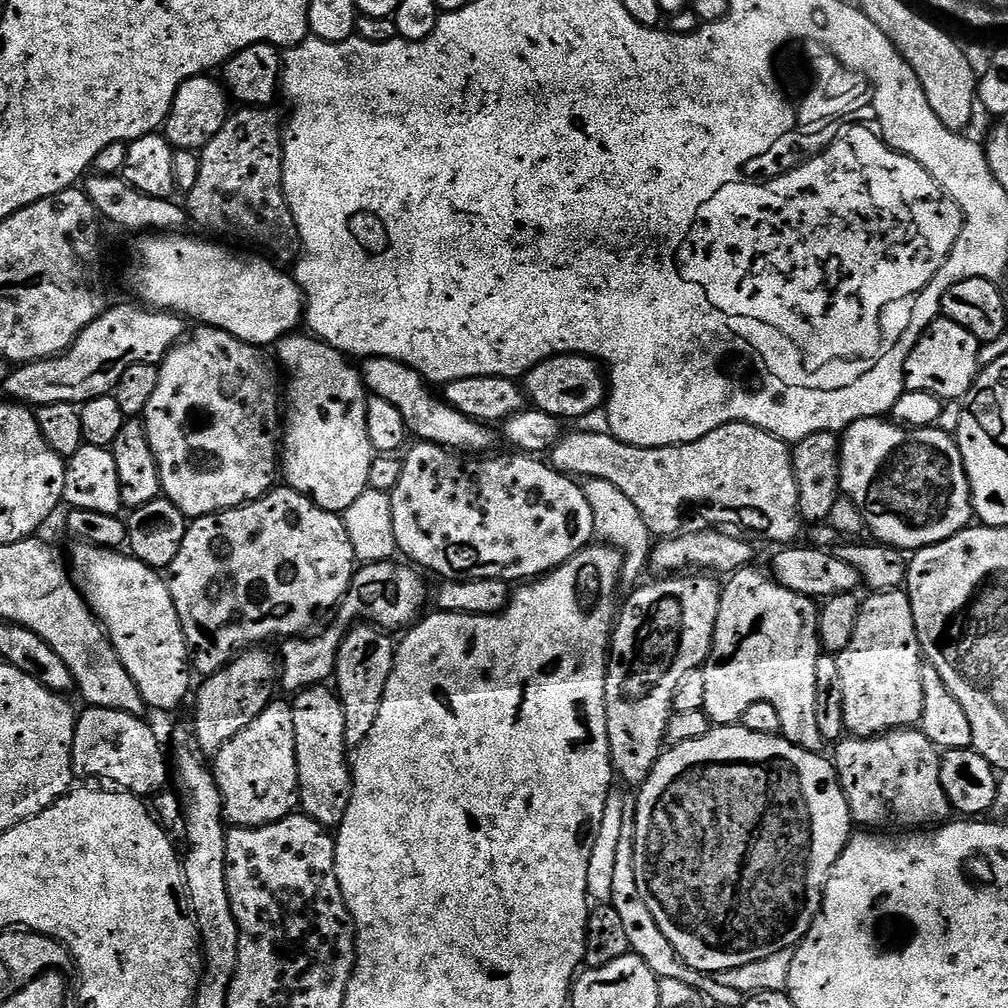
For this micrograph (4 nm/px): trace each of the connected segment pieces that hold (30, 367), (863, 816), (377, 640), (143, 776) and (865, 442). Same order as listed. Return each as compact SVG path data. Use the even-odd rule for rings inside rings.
M132 304L105 308L104 313L86 330L82 330L72 347L60 356L13 367L2 385L2 392L8 395L5 397L33 409L54 406L54 402L79 406L88 400L109 395L118 378L122 378L122 374L126 374L130 366L159 366L168 353L185 339L185 321L171 312L149 310L147 307Z
M910 727L886 732L883 736L844 738L835 748L836 776L840 780L852 819L861 829L924 830L929 826L943 825L953 815L952 804L942 790L941 749L932 744L924 732Z
M375 626L353 627L341 640L336 654L334 688L346 714L346 742L352 750L370 734L370 726L374 726L374 718L378 718L382 706L384 687L396 665L397 645L388 636L391 635L385 629Z
M85 707L76 718L76 733L72 747L72 770L77 777L93 776L96 780L109 780L109 785L130 792L141 798L151 798L158 792L165 791L170 780L170 764L164 761L164 752L160 749L160 740L156 732L147 724L147 719L131 716L109 708Z
M871 416L865 420L859 420L843 429L840 441L840 478L839 486L841 493L847 499L853 500L858 506L858 510L864 516L864 523L867 531L873 532L875 539L881 544L887 544L889 548L899 548L901 550L915 550L917 548L929 548L932 544L942 542L954 534L958 534L962 529L969 527L973 523L974 513L972 511L972 491L968 485L968 475L962 462L960 447L951 435L943 432L943 427L934 428L905 428L904 425L893 422L888 418L877 418Z

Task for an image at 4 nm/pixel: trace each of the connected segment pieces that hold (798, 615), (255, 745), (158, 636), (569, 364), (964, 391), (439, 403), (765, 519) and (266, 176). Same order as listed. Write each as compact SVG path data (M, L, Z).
M756 566L739 568L727 577L728 585L725 583L721 587L719 614L716 619L716 629L712 639L712 652L708 656L708 661L704 663L702 675L704 677L704 706L702 711L708 715L709 721L716 726L736 726L741 723L750 710L750 706L755 704L769 704L774 706L782 725L782 735L785 740L789 740L794 746L798 746L807 752L823 753L826 741L822 730L818 730L818 658L822 654L820 646L820 613L817 603L809 596L794 594L794 590L786 590L767 571L759 572Z
M279 698L273 699L266 706L266 710L262 710L262 714L258 714L258 718L250 722L250 726L246 726L246 730L242 730L215 753L214 760L216 760L216 764L214 763L216 785L220 787L220 792L224 796L224 819L229 825L260 828L263 824L278 822L283 816L293 815L300 795L300 783L291 703L283 704Z
M79 542L73 545L70 579L97 620L108 631L114 650L118 658L122 658L122 666L126 666L130 678L134 678L145 705L149 709L157 708L160 712L168 712L171 708L178 707L188 692L190 649L178 614L174 610L174 602L170 598L167 579L157 569L146 566L135 556L125 554L123 551Z
M551 356L523 377L522 387L527 399L546 414L560 417L561 421L576 420L591 412L601 411L606 400L606 384L601 365L591 356Z
M947 318L935 320L914 346L910 358L906 358L905 389L909 392L922 390L945 402L963 401L971 393L982 368L979 362L980 347L981 343L974 338L974 334L970 334L970 330L962 330L958 322Z
M381 356L367 357L363 364L362 379L365 389L371 395L386 398L386 402L390 402L390 406L396 406L406 422L409 433L417 441L440 444L443 448L461 454L487 453L484 451L492 444L492 436L488 433L491 431L479 420L466 418L466 414L451 408L437 393L435 396L431 392L433 389L429 387L425 377L420 373L402 362Z
M727 424L689 444L675 444L665 448L630 446L626 442L614 438L611 432L607 430L601 430L601 432L572 432L572 430L568 430L561 436L560 441L552 447L550 463L556 471L563 472L565 476L573 478L584 476L583 478L588 480L601 480L602 482L610 482L610 486L618 486L618 490L622 490L622 494L626 494L626 498L630 498L630 502L634 502L634 507L638 509L638 514L642 514L642 522L646 522L646 526L652 531L653 537L656 538L683 536L686 532L719 530L735 534L749 542L761 540L764 544L776 544L775 546L792 546L799 541L796 539L800 536L802 521L800 518L800 503L798 502L798 482L794 474L794 466L792 465L792 448L789 441L780 440L774 434L770 434L758 426Z
M271 107L239 109L240 113L229 115L228 121L210 138L210 142L199 153L200 169L194 190L186 193L186 211L191 223L201 224L220 236L233 236L260 248L269 248L281 265L288 266L301 255L302 245L294 214L284 197L284 133L282 120L272 113Z

